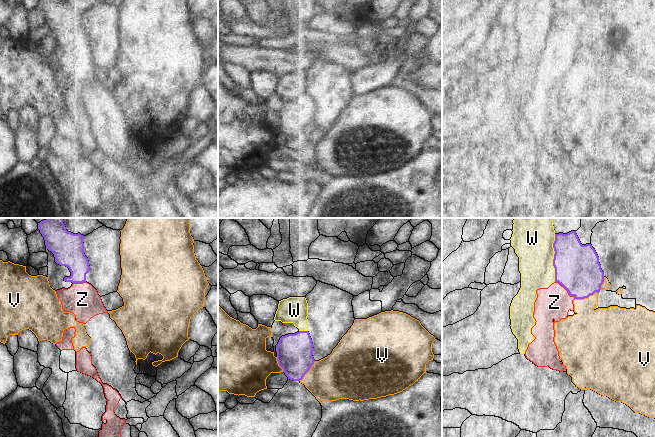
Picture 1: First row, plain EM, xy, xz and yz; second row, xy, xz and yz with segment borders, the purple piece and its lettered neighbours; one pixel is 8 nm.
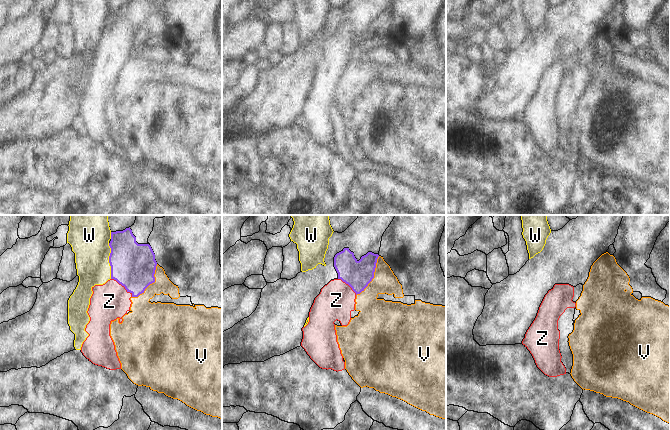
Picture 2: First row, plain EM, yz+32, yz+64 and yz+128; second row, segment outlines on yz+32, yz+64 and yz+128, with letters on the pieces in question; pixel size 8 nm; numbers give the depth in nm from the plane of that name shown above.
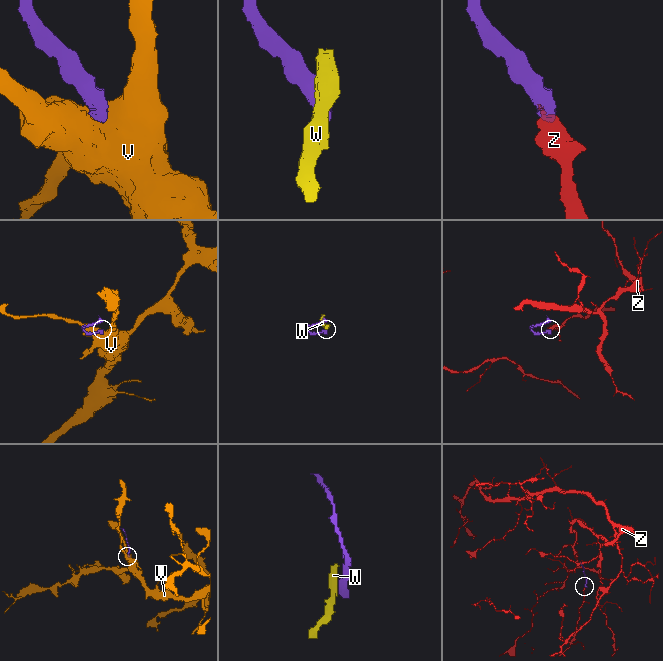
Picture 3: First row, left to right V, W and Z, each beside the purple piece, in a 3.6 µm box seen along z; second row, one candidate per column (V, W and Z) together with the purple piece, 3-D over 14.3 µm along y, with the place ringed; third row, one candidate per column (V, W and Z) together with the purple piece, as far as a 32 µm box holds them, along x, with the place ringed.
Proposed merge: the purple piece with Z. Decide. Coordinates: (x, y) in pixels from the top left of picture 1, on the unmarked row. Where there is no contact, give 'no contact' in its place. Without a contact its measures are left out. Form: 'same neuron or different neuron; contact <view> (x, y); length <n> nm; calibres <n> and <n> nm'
same neuron; contact yz (566, 65); length 220 nm; calibres 360 and 260 nm

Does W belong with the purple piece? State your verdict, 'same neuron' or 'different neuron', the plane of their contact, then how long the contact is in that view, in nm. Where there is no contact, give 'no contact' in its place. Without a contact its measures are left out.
different neuron | yz | 380 nm

